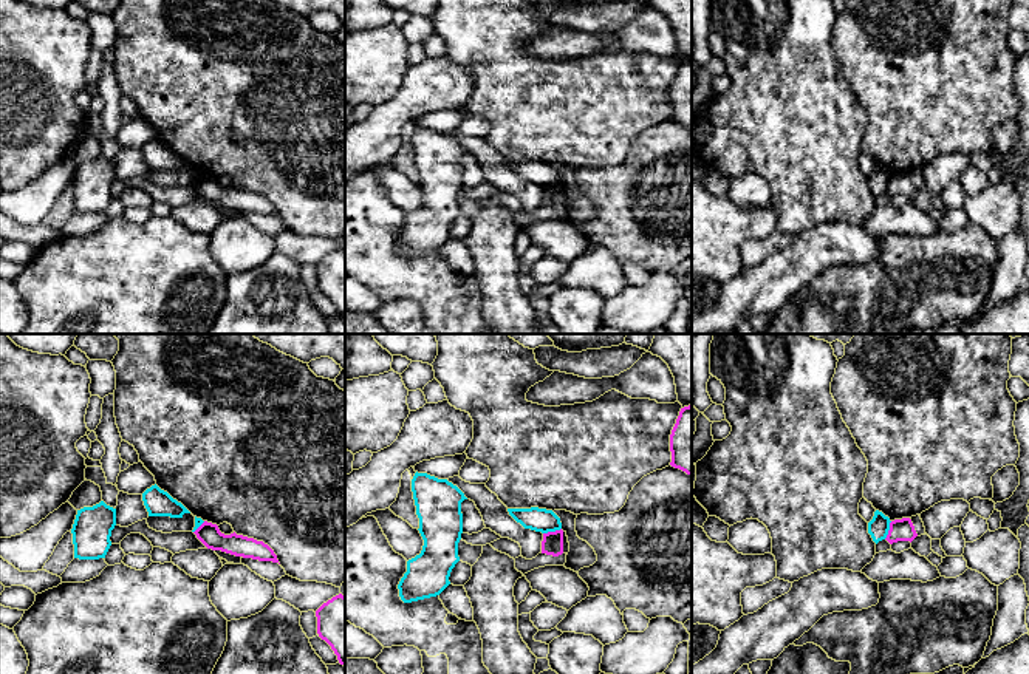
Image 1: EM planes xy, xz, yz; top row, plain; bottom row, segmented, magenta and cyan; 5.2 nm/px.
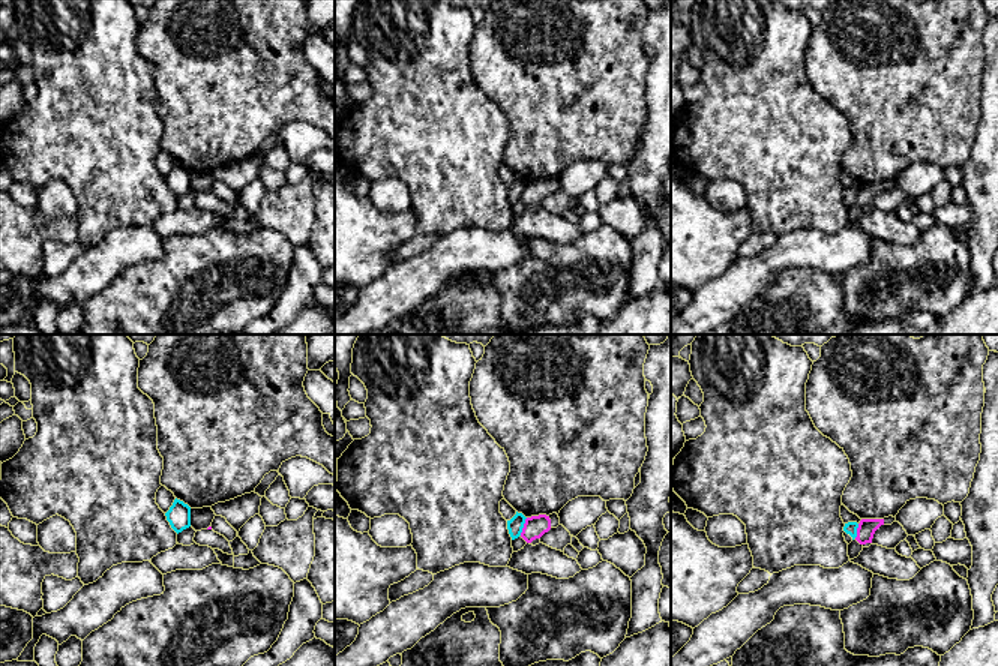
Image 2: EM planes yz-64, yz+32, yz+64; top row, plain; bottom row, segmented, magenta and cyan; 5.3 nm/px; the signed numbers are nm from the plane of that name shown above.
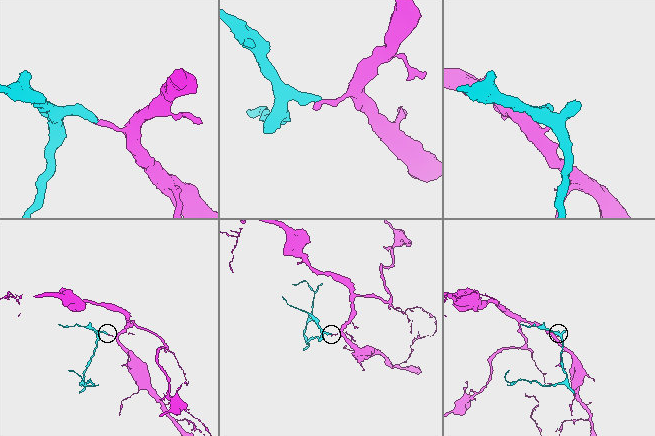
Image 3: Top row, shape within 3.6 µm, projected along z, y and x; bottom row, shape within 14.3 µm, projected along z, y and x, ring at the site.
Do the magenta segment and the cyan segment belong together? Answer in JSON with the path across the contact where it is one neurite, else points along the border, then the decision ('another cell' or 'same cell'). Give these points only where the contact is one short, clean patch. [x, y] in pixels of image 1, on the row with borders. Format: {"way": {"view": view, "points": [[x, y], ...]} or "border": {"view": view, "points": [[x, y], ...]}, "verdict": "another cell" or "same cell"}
{"border": {"view": "xz", "points": [[560, 527], [543, 534]]}, "verdict": "another cell"}

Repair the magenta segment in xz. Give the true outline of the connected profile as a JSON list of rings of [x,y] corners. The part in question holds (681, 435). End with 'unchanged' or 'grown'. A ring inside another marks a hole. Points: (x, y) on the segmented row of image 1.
[[[692,405],[681,408],[670,434],[670,465],[692,475]]] | unchanged

